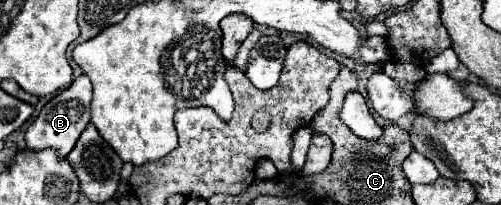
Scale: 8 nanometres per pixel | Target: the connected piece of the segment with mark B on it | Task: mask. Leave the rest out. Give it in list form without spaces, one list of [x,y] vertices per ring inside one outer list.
[[[82,74],[40,110],[40,116],[36,116],[34,122],[26,130],[26,148],[30,152],[54,148],[58,156],[66,158],[72,152],[74,144],[78,142],[82,130],[90,122],[90,100],[92,100],[92,82],[86,74]]]

